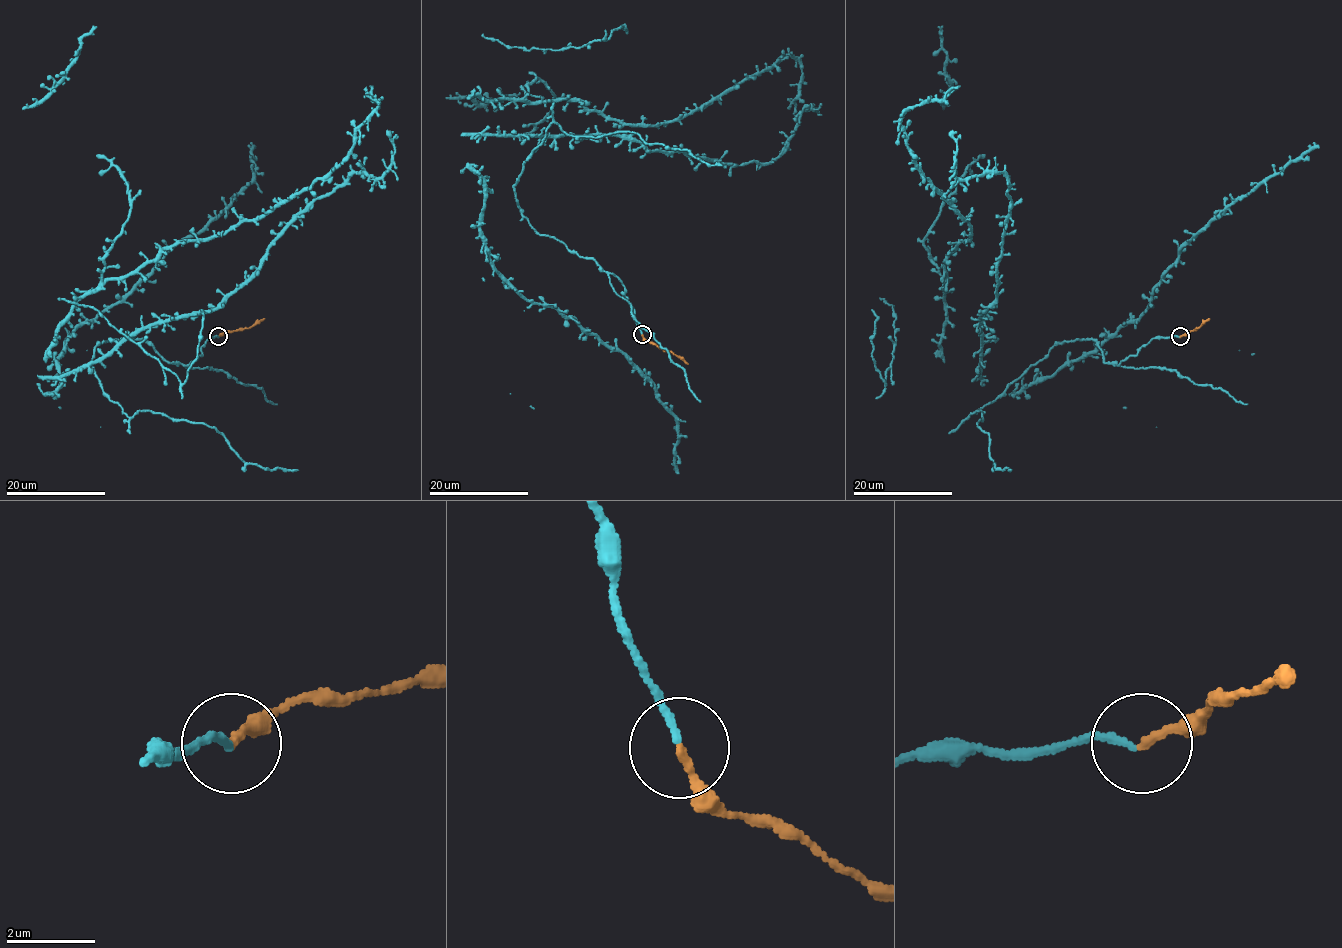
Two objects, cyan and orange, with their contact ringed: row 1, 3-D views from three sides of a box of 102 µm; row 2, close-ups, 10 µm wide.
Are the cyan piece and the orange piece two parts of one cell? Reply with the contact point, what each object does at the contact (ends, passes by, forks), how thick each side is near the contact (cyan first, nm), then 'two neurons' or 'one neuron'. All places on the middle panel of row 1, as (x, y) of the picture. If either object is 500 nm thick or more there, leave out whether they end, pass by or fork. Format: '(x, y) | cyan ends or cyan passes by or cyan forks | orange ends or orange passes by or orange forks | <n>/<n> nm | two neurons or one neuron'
(642, 334) | cyan ends | orange ends | 150/180 nm | one neuron

